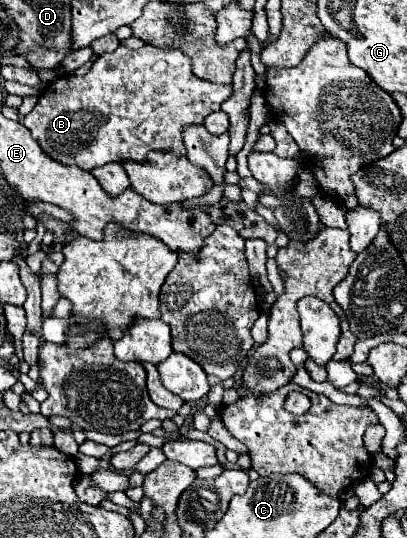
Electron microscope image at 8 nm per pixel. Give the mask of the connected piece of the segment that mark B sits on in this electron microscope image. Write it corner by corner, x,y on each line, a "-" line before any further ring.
146,44
140,50
118,46
114,52
98,56
88,74
66,74
56,78
22,122
50,158
56,158
62,164
76,164
82,170
92,170
104,162
144,162
148,150
172,150
176,156
184,156
182,126
202,124
204,116
220,110
220,104
230,96
232,84
214,84
196,78
192,74
192,62
180,50
152,44

